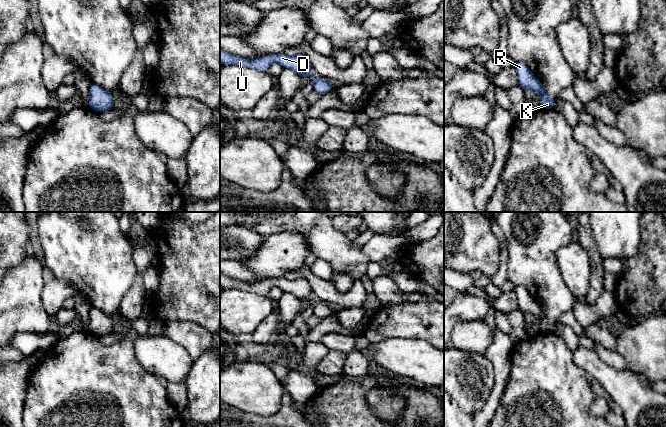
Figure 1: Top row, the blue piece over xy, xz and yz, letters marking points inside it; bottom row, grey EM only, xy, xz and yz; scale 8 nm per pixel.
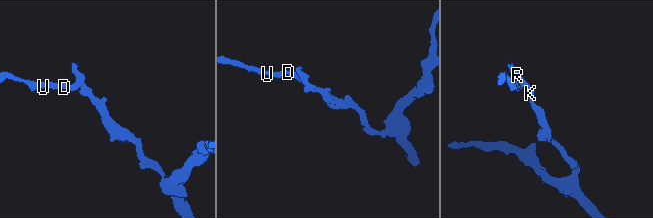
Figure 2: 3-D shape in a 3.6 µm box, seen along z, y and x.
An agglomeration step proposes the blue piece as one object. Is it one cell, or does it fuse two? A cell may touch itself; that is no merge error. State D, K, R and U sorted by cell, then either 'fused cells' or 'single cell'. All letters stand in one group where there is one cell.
D K R U; single cell

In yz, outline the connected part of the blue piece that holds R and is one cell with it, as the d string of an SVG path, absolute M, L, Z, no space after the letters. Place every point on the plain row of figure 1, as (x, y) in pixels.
M515 286L513 291L518 299L518 310L526 315L538 317L540 319L540 332L554 333L555 323L548 319L547 314L542 311L540 304L532 298L528 290L523 286Z

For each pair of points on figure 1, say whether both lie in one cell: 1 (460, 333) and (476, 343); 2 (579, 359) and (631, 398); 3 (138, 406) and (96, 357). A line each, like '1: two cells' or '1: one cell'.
1: one cell
2: one cell
3: one cell

